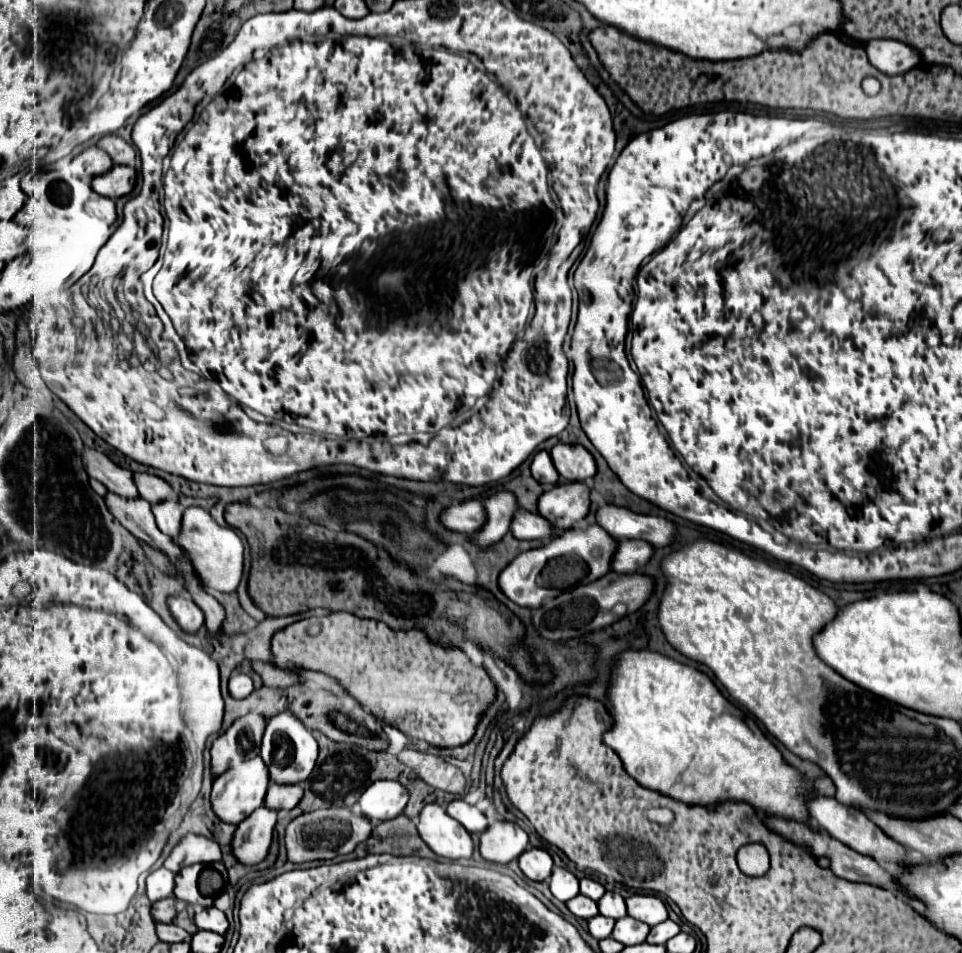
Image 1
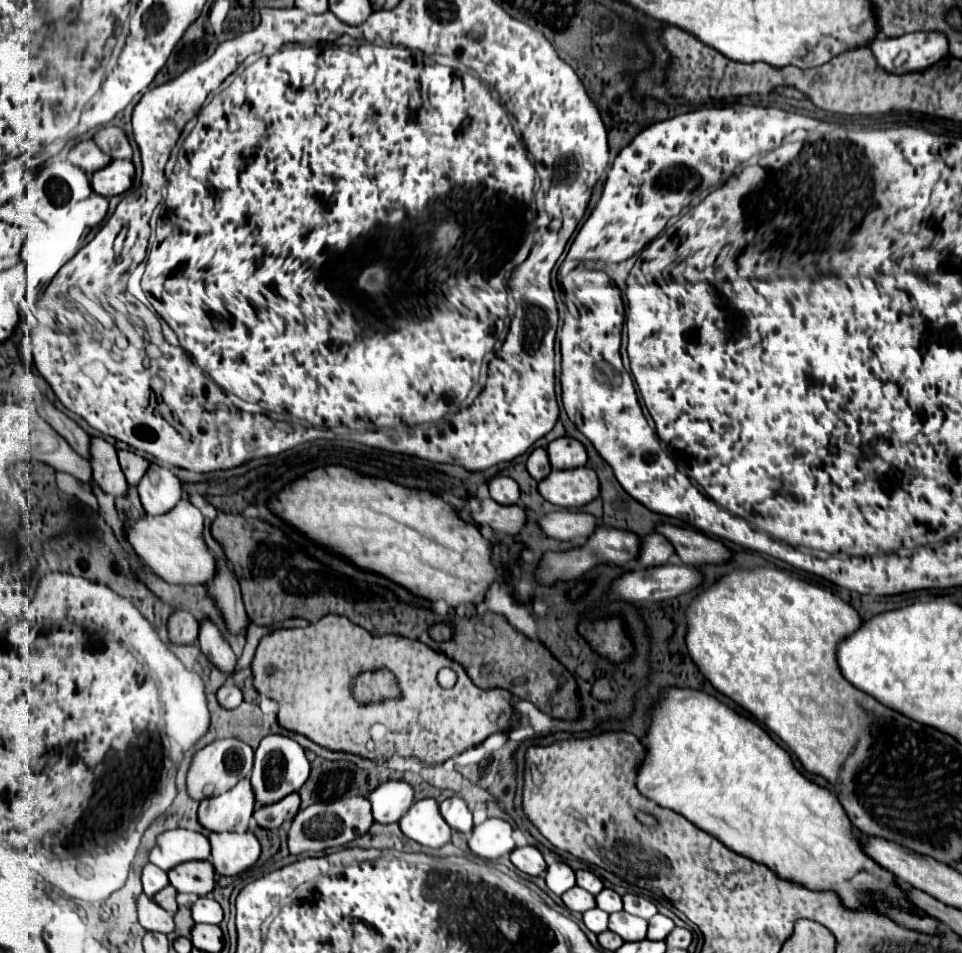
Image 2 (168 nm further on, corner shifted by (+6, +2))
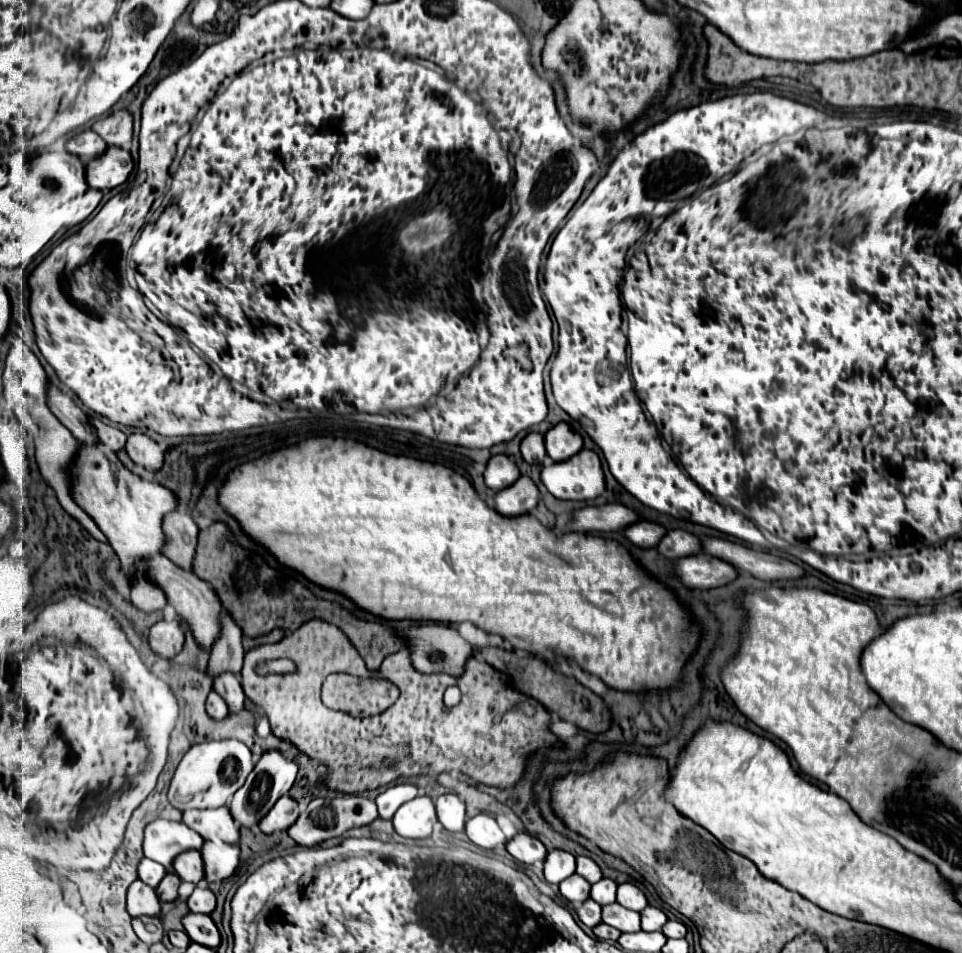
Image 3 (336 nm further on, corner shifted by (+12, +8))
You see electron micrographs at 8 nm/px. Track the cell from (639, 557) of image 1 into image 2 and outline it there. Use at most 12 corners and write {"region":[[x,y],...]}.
{"region":[[659,533],[643,537],[643,567],[665,565],[675,555]]}

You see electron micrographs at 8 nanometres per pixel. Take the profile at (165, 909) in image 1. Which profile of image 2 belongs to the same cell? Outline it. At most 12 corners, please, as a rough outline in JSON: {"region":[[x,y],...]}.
{"region":[[161,889],[155,899],[165,911],[177,911],[177,889]]}

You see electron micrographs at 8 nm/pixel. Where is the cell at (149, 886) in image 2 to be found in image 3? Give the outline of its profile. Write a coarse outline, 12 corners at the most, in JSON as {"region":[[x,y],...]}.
{"region":[[143,857],[139,879],[153,889],[165,877],[163,865]]}

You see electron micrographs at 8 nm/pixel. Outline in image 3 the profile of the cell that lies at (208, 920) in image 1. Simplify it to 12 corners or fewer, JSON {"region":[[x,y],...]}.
{"region":[[195,887],[187,899],[191,913],[209,915],[215,909],[215,895]]}

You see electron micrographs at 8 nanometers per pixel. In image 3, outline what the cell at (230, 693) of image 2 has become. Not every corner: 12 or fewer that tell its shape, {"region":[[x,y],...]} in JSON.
{"region":[[217,691],[207,697],[207,713],[223,719],[229,713],[227,701]]}

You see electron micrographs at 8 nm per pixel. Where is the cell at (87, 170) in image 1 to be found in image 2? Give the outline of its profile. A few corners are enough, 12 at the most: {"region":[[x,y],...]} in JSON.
{"region":[[93,139],[77,143],[69,161],[87,175],[111,163]]}

